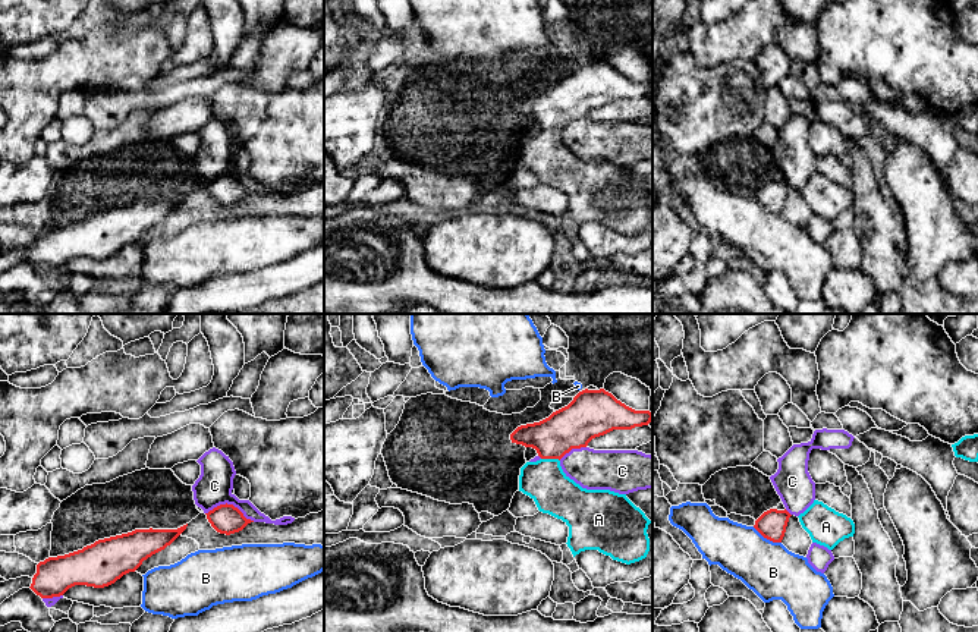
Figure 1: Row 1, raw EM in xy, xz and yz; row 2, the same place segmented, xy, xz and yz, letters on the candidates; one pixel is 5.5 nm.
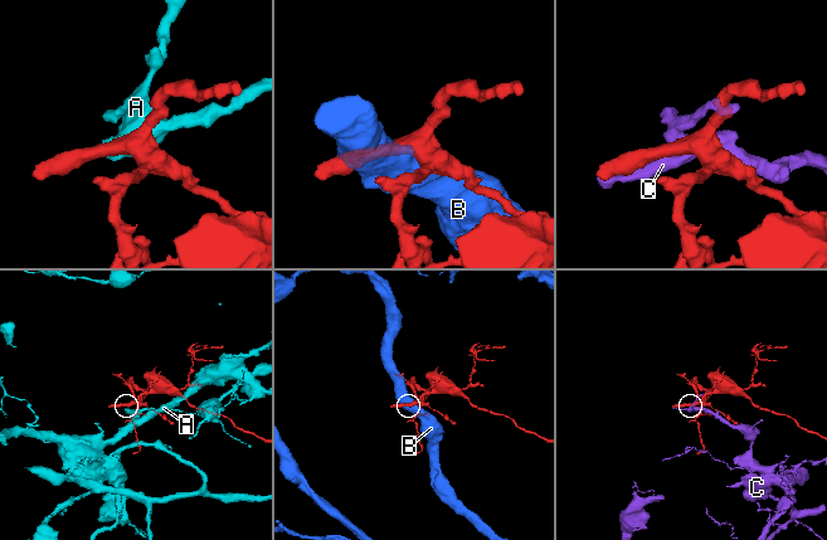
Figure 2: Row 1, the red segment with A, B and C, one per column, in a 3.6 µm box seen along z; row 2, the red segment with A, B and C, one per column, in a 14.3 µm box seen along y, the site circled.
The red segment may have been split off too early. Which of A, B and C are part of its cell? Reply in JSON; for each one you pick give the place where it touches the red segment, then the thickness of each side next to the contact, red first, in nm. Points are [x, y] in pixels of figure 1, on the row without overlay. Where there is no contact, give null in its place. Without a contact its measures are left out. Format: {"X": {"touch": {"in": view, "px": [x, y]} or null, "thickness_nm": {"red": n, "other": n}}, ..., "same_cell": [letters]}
{"A": {"touch": {"in": "xz", "px": [550, 129]}, "thickness_nm": {"red": 240, "other": 240}}, "same_cell": ["A"]}

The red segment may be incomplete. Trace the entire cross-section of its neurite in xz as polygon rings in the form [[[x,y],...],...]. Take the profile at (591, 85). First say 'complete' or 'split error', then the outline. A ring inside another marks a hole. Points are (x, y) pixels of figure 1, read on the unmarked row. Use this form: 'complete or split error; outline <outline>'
split error; outline [[[585,60],[548,89],[510,106],[512,114],[532,119],[541,129],[521,139],[519,163],[529,167],[540,183],[569,198],[566,216],[573,229],[585,221],[598,221],[626,236],[647,229],[651,192],[645,185],[626,166],[582,160],[563,144],[560,131],[595,109],[651,92],[650,82],[635,82],[604,60]]]

